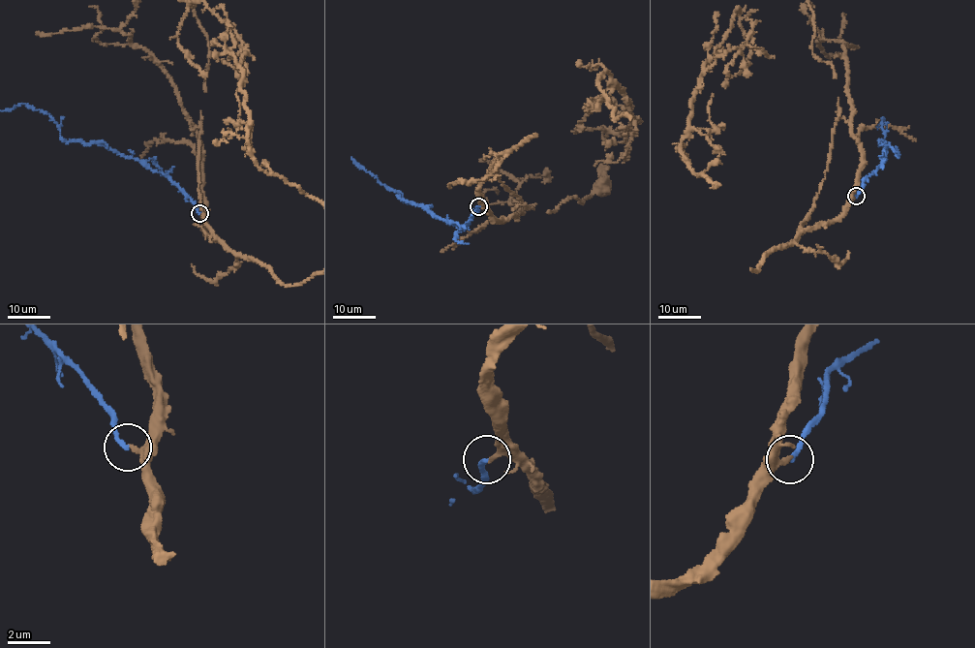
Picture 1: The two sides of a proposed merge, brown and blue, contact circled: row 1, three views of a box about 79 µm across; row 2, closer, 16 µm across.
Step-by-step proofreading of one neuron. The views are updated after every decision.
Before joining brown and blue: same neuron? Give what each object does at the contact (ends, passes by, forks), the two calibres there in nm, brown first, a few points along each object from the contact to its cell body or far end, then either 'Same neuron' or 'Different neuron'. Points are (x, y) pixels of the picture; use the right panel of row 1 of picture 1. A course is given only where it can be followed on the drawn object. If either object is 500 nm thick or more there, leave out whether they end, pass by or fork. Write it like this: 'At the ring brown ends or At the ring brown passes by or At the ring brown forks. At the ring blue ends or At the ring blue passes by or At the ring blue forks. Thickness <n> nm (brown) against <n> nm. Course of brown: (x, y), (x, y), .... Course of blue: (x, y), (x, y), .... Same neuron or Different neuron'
At the ring brown ends. At the ring blue ends. Thickness 240 nm (brown) against 200 nm. Course of brown: (856, 196), (833, 220), (802, 231), (824, 179), (838, 106), (834, 68), (811, 49), (812, 10). Same neuron

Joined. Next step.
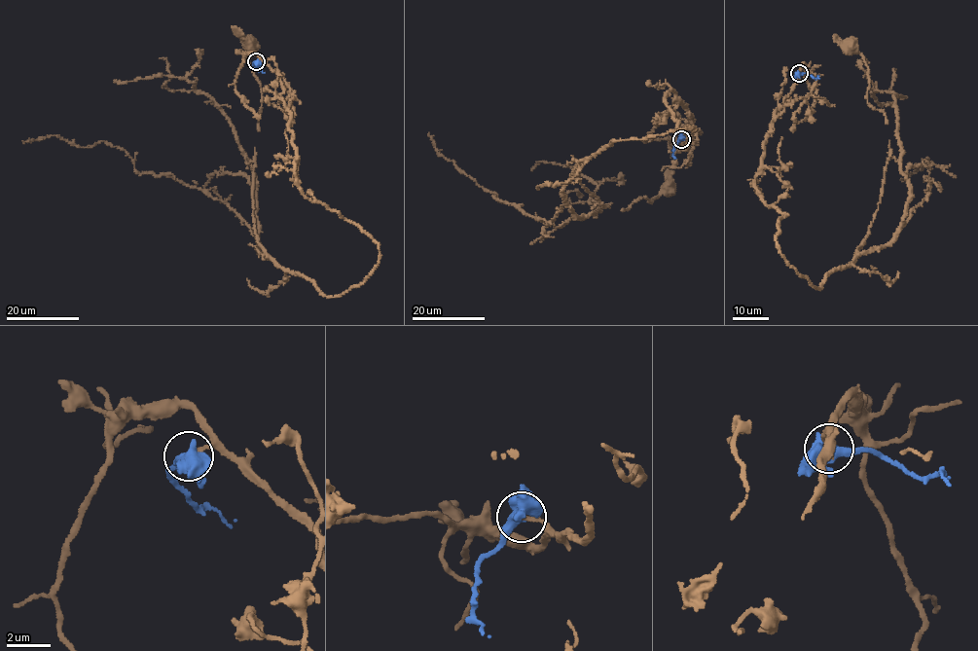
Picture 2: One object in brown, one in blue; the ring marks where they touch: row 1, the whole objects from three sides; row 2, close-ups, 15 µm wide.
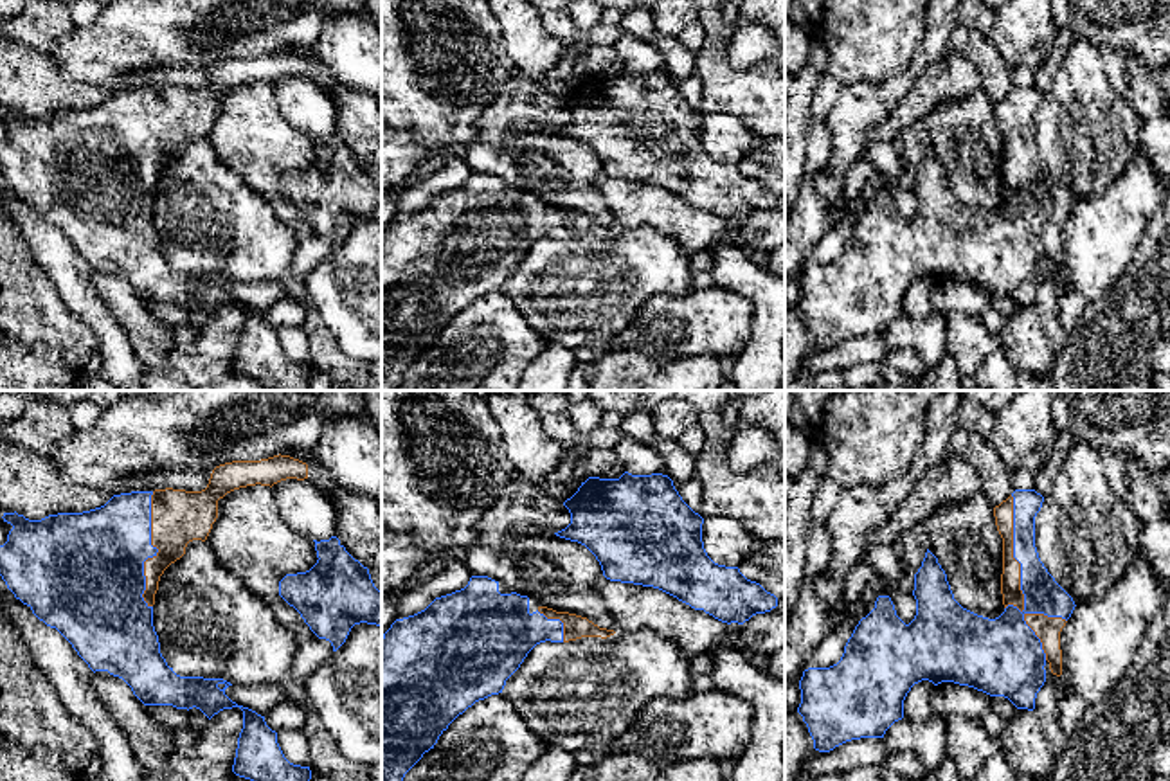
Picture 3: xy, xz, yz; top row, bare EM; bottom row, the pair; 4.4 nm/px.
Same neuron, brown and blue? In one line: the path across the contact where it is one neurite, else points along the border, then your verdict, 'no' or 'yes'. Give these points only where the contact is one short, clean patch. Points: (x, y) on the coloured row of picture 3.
yes

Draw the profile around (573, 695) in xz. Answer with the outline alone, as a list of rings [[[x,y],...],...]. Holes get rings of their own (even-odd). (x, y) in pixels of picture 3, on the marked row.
[[[652,630],[536,644],[502,695],[526,725],[569,752],[608,745],[648,700],[695,695],[680,646]]]

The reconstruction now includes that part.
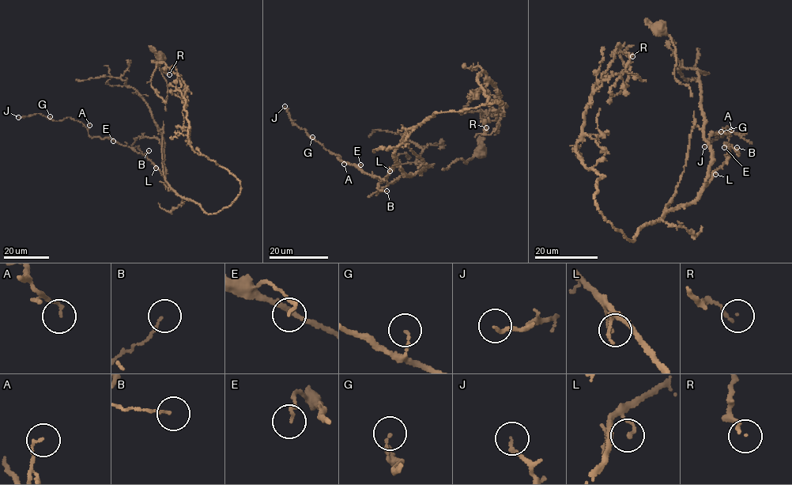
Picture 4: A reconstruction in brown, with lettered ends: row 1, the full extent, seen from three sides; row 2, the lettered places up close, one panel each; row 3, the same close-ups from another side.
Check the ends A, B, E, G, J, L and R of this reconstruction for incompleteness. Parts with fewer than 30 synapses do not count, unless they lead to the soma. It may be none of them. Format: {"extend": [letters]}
{"extend": []}

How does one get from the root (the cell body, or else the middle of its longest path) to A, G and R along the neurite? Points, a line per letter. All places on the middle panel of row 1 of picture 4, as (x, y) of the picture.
A: (479, 151), (465, 163), (429, 167), (408, 148), (406, 130), (382, 179), (338, 157), (344, 164)
G: (479, 151), (465, 163), (429, 167), (408, 148), (406, 130), (394, 168), (381, 180), (312, 137)
R: (479, 151), (429, 167), (403, 135), (435, 113), (502, 103), (488, 104), (483, 71), (501, 104), (486, 127)

